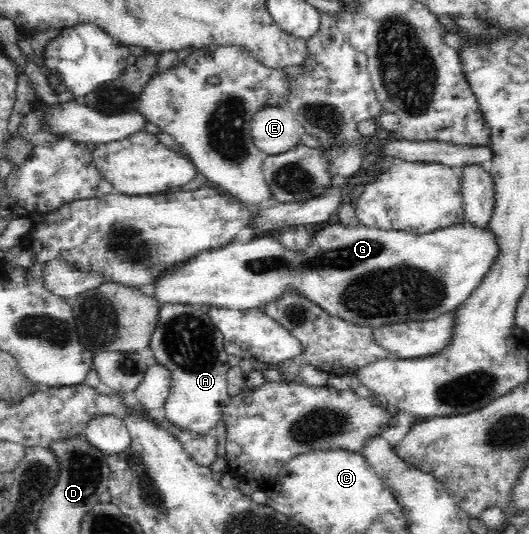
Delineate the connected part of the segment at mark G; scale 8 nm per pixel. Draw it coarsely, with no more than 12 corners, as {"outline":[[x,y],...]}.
{"outline":[[338,221],[304,249],[234,241],[168,272],[163,304],[246,311],[300,296],[332,317],[436,317],[496,240]]}

